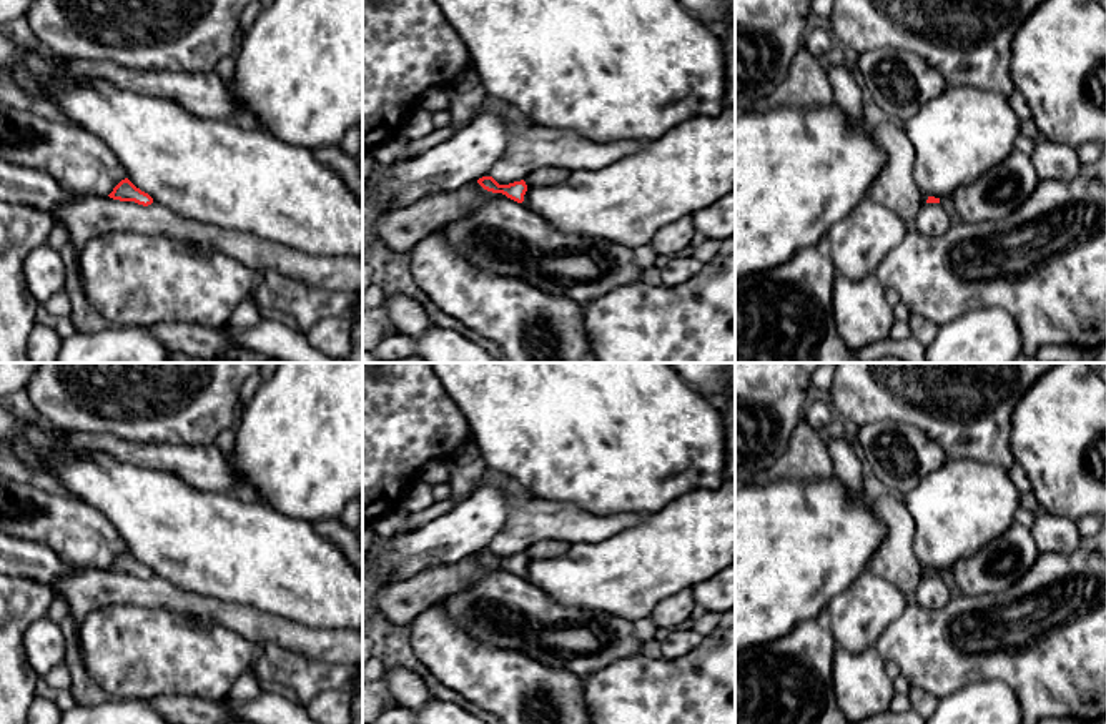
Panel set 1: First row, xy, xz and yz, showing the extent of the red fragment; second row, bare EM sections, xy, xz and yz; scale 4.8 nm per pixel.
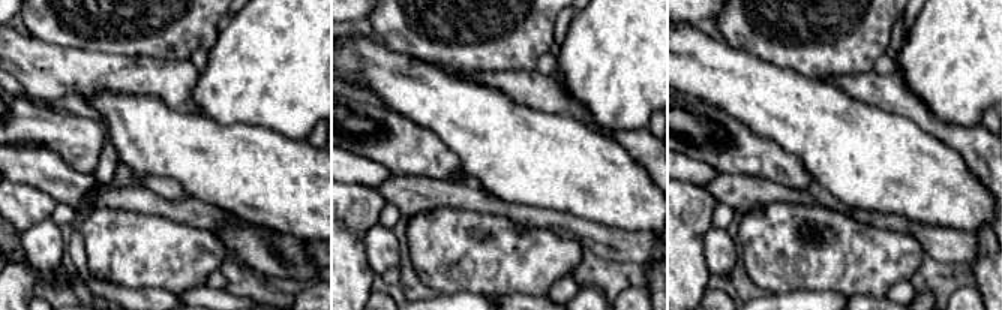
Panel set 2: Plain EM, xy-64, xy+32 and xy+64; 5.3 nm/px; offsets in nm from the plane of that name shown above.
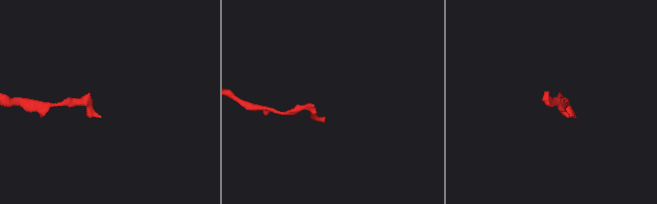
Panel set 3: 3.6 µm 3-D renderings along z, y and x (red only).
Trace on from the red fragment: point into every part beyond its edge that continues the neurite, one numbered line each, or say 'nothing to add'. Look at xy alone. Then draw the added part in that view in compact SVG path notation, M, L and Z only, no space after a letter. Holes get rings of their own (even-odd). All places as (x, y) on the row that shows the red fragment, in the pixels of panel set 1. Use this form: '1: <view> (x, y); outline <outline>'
nothing to add

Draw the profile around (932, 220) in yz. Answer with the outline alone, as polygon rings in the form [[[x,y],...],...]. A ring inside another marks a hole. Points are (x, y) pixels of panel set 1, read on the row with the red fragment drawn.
[[[923,203],[915,218],[915,228],[926,236],[946,233],[951,223],[951,216],[940,203]]]

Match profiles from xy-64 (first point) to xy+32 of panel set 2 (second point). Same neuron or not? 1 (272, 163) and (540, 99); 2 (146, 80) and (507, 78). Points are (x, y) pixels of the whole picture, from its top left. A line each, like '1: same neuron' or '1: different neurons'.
1: different neurons
2: same neuron

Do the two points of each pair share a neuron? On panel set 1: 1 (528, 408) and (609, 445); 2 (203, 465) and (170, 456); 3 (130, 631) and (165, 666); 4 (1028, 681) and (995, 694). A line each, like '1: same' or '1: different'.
1: same
2: same
3: same
4: different

